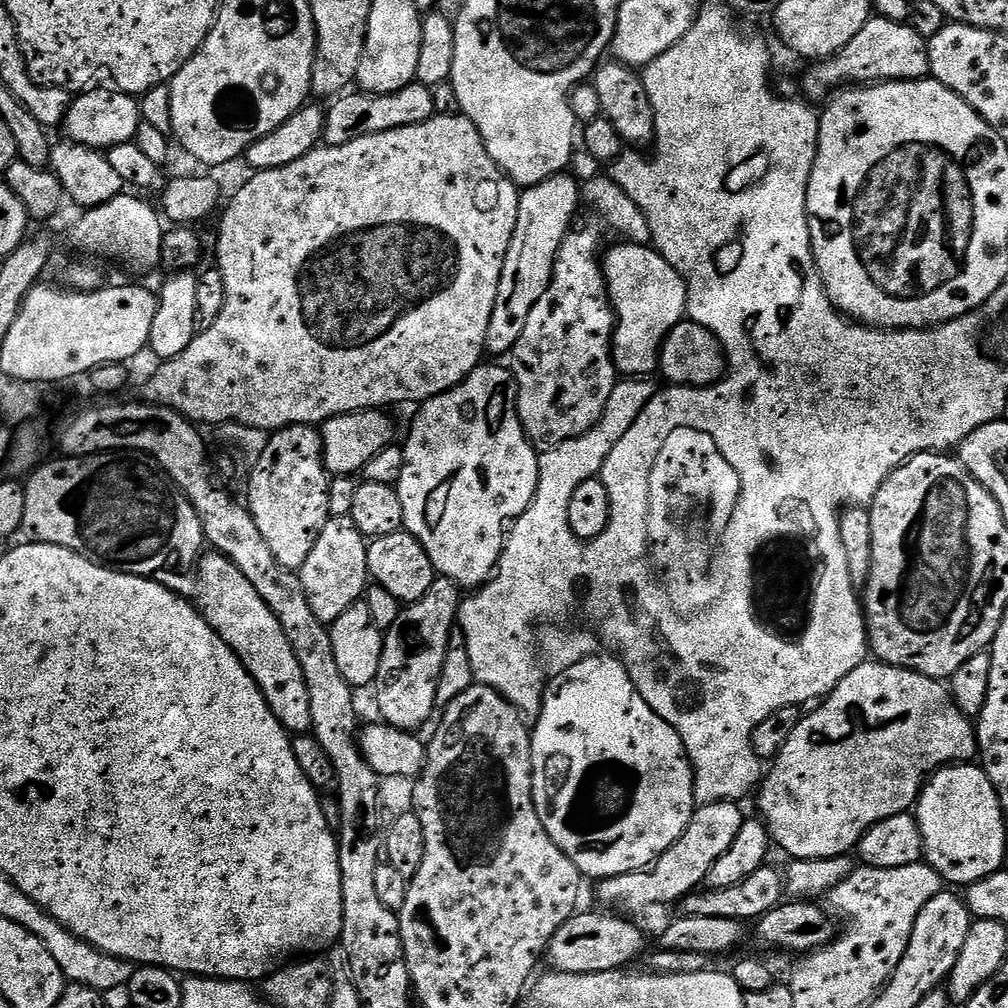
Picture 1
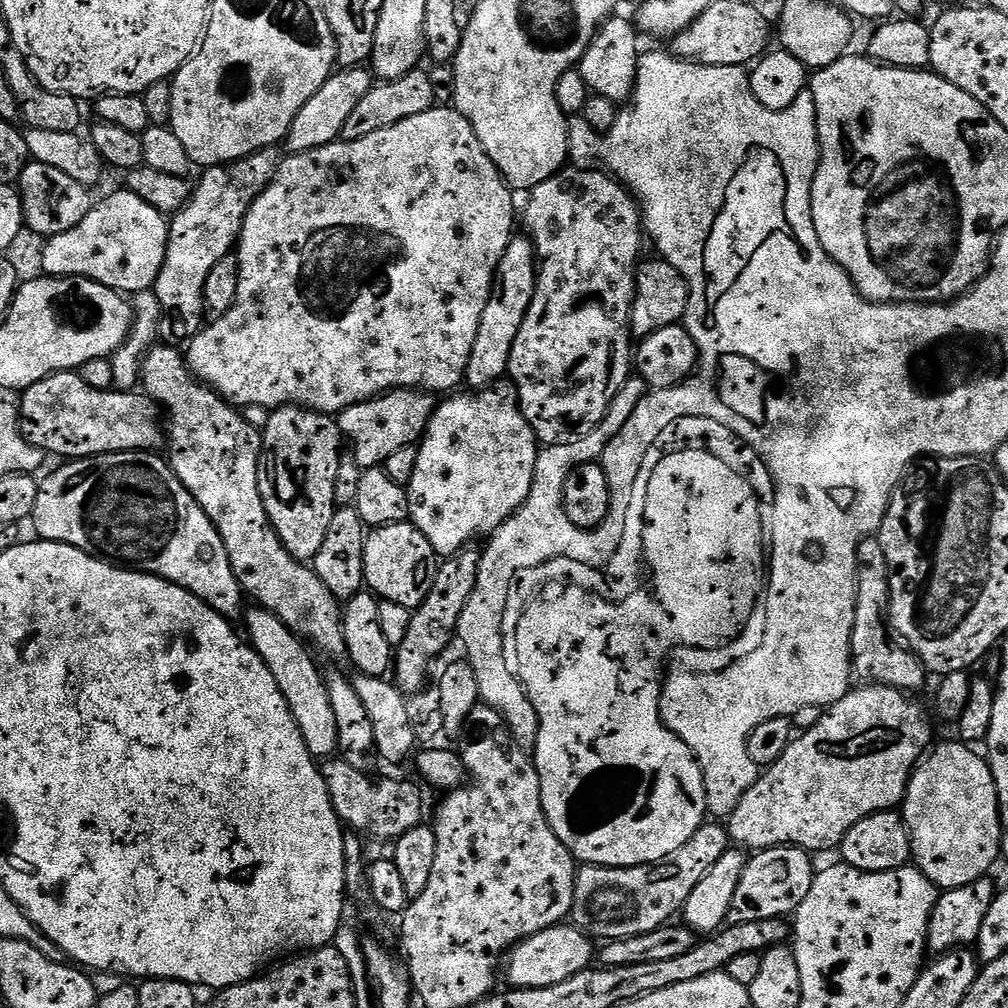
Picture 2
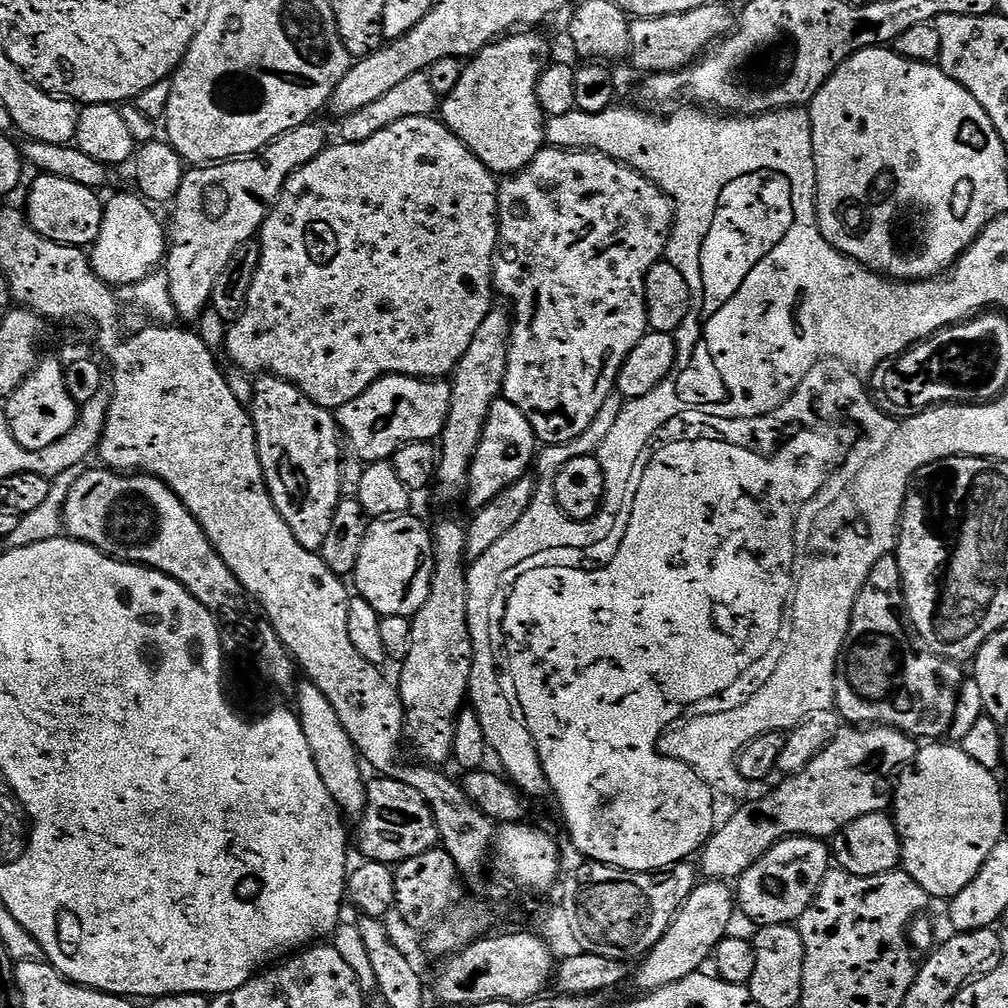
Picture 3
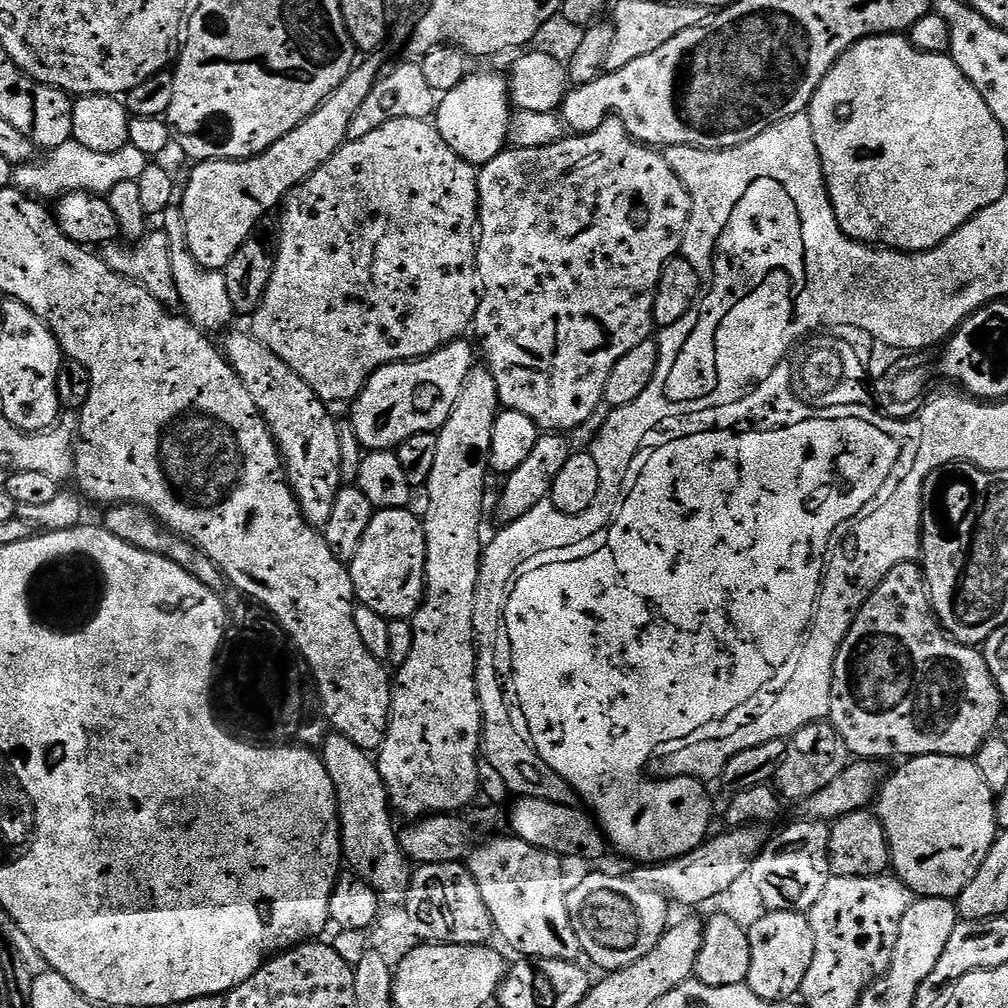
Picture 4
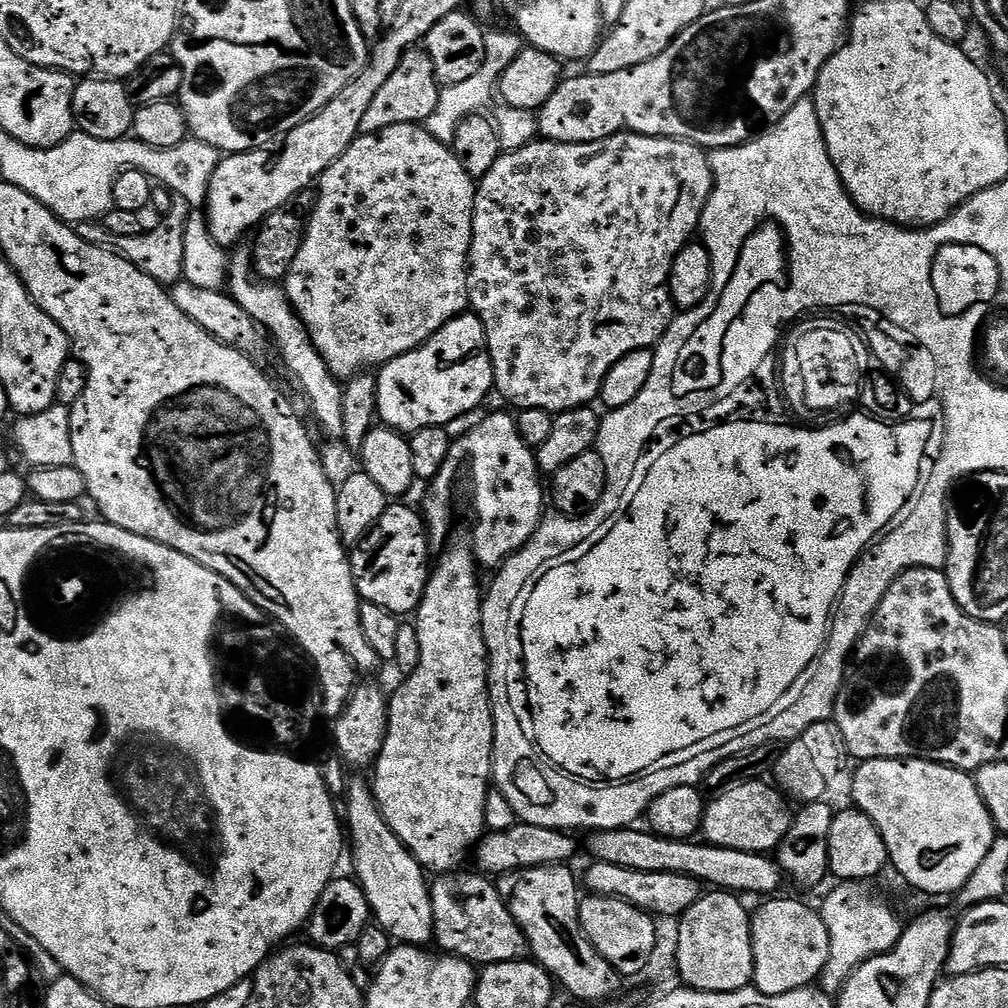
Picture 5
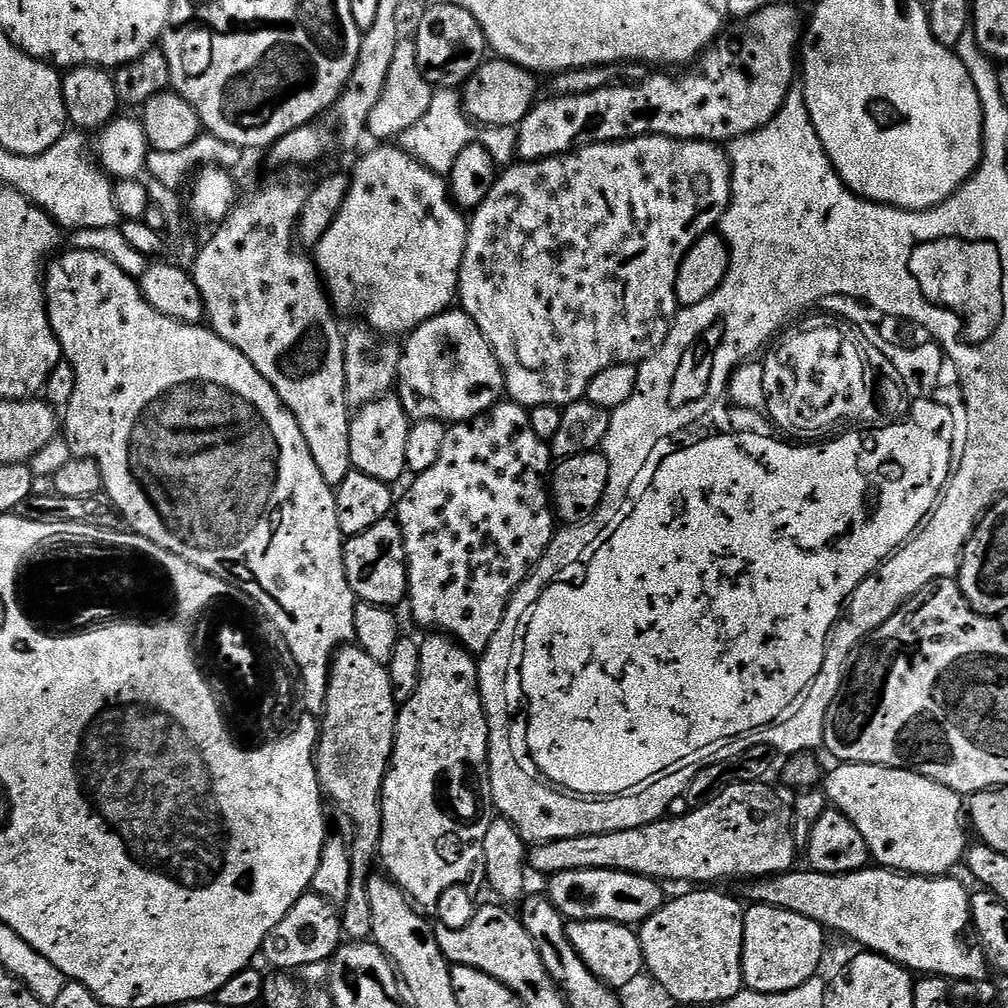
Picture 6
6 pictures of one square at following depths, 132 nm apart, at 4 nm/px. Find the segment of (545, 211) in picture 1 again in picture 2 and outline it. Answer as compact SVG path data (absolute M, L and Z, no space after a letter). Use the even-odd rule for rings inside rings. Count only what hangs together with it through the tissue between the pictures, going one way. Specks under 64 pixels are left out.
M517 235L508 243L506 254L498 262L496 281L492 284L492 293L486 302L486 310L482 310L482 323L478 325L478 338L474 338L474 350L470 350L470 358L466 366L464 384L472 390L491 388L508 376L510 350L514 350L514 338L518 338L518 330L522 330L522 322L526 322L526 314L530 310L530 302L536 293L538 265L536 262L536 246L527 235Z

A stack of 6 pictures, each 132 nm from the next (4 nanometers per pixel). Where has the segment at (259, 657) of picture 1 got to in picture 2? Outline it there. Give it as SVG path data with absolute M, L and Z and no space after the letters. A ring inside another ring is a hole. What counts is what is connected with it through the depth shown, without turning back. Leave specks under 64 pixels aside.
M259 606L250 608L247 609L247 639L262 658L262 662L270 666L270 674L274 674L278 690L282 690L290 706L290 714L294 714L294 722L298 722L298 730L310 754L317 758L335 757L338 752L338 728L334 722L334 710L330 707L330 694L324 685L324 672L312 661L313 653L309 645L295 632L290 631L274 613Z

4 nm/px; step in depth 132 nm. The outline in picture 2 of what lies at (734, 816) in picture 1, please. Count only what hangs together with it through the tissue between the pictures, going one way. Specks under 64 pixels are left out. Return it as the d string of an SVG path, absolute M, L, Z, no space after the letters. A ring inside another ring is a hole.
M706 822L686 846L656 864L639 864L633 868L581 867L576 874L571 923L596 942L625 940L663 928L675 917L672 916L675 912L677 915L683 909L694 886L714 870L714 862L729 847L727 827L720 822Z

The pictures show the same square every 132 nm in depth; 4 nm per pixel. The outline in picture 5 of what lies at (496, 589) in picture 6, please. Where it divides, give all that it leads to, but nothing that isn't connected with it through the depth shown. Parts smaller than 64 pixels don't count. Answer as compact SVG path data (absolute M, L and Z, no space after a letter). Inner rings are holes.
M492 412L465 436L457 435L453 439L442 470L430 481L432 489L425 494L422 507L429 541L433 545L443 545L449 539L448 527L452 524L456 475L463 468L468 471L468 492L472 495L472 516L476 519L470 547L481 569L499 569L519 548L526 546L546 515L546 488L540 485L542 474L536 465L536 453L520 436L516 416L508 412Z

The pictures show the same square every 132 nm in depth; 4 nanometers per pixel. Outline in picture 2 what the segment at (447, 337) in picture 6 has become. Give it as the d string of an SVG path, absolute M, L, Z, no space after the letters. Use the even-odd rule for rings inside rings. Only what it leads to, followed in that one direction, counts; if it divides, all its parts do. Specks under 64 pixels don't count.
M393 390L376 397L375 400L367 400L361 404L355 404L339 413L338 423L340 431L352 443L350 454L358 462L358 466L365 468L378 468L383 465L390 454L402 450L402 446L416 444L423 437L424 432L428 429L428 423L433 412L436 411L437 401L429 393L423 390Z

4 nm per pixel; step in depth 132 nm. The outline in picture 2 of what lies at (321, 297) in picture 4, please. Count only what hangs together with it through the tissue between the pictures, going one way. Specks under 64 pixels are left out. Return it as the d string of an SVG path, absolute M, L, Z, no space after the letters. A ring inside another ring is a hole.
M433 106L430 110L426 110L426 114L414 114L414 118L406 118L394 126L386 126L386 130L374 130L374 134L366 134L366 138L340 140L335 144L322 146L318 150L285 155L277 167L276 175L272 177L271 182L266 186L266 190L262 190L260 197L250 206L250 210L244 219L238 241L240 269L238 270L238 298L234 302L234 306L222 318L212 320L187 345L186 359L189 368L192 369L192 375L196 377L197 381L207 384L212 391L217 392L223 400L228 401L229 404L240 410L245 408L275 410L295 406L307 408L313 412L339 414L346 411L350 406L361 404L367 400L375 400L376 397L393 390L423 390L429 394L437 394L436 392L448 394L459 389L456 387L461 387L464 384L470 350L474 350L474 338L478 338L478 325L482 323L482 310L486 310L486 302L492 293L492 284L496 281L498 262L502 258L502 254L506 254L508 243L514 238L512 227L515 224L517 227L518 224L518 208L512 205L512 195L514 195L514 192L508 181L500 175L500 171L494 166L494 162L486 154L482 142L478 142L478 134L474 134L474 126L470 126L468 119L452 106Z

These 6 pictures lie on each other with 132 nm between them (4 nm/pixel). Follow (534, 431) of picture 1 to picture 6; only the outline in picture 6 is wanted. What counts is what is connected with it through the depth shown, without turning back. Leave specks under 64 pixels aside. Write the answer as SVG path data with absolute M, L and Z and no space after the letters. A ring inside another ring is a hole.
M654 135L637 136L634 140L617 140L610 144L590 144L586 148L578 148L574 152L566 152L562 156L548 156L545 160L525 160L505 167L497 175L496 185L492 187L490 194L486 194L483 202L471 213L468 241L466 242L466 250L462 258L462 266L460 267L458 304L463 312L476 323L478 330L482 330L486 342L494 350L494 354L504 371L504 387L507 399L511 403L520 404L523 408L529 410L538 406L550 406L551 404L567 406L585 399L588 395L590 382L594 382L594 378L598 378L598 374L602 374L602 370L606 370L612 364L639 365L641 360L646 360L648 357L653 356L666 342L666 338L672 329L672 321L676 318L678 311L676 279L678 278L678 270L680 269L682 258L690 250L690 246L694 246L694 242L698 242L698 238L702 238L719 225L720 219L723 218L724 211L727 210L730 201L732 201L732 165L728 162L728 153L719 143L707 140L673 140L671 136Z

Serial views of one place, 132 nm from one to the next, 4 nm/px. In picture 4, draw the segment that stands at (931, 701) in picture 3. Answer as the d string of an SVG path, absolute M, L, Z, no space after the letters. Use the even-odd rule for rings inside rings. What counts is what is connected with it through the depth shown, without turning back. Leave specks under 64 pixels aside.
M915 560L902 562L898 566L894 566L894 570L890 570L890 574L886 574L886 578L882 578L882 582L878 582L874 594L870 594L870 598L866 598L862 610L858 610L858 614L838 650L834 662L828 714L833 727L836 728L837 734L841 736L842 742L845 743L849 753L853 757L873 762L885 762L884 760L890 759L891 756L904 756L900 758L911 758L913 756L962 756L972 758L975 757L978 749L999 729L996 727L1000 724L1000 711L1005 708L1006 703L1000 696L999 688L991 676L990 666L987 665L983 651L971 644L960 644L953 640L940 625L940 619L936 616L936 611L932 609L923 567Z

